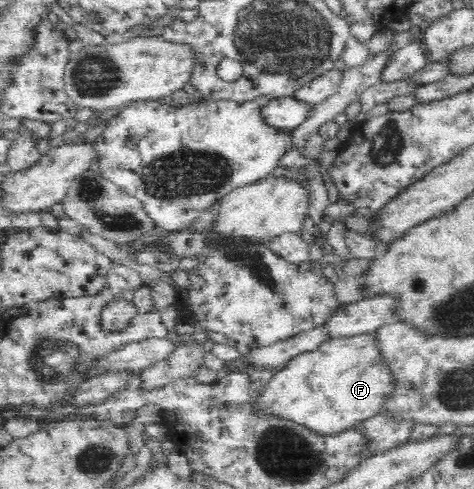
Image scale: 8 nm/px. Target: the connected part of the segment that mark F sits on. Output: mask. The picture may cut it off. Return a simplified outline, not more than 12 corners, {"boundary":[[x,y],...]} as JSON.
{"boundary":[[373,335],[295,356],[254,411],[320,436],[378,415],[392,373]]}

